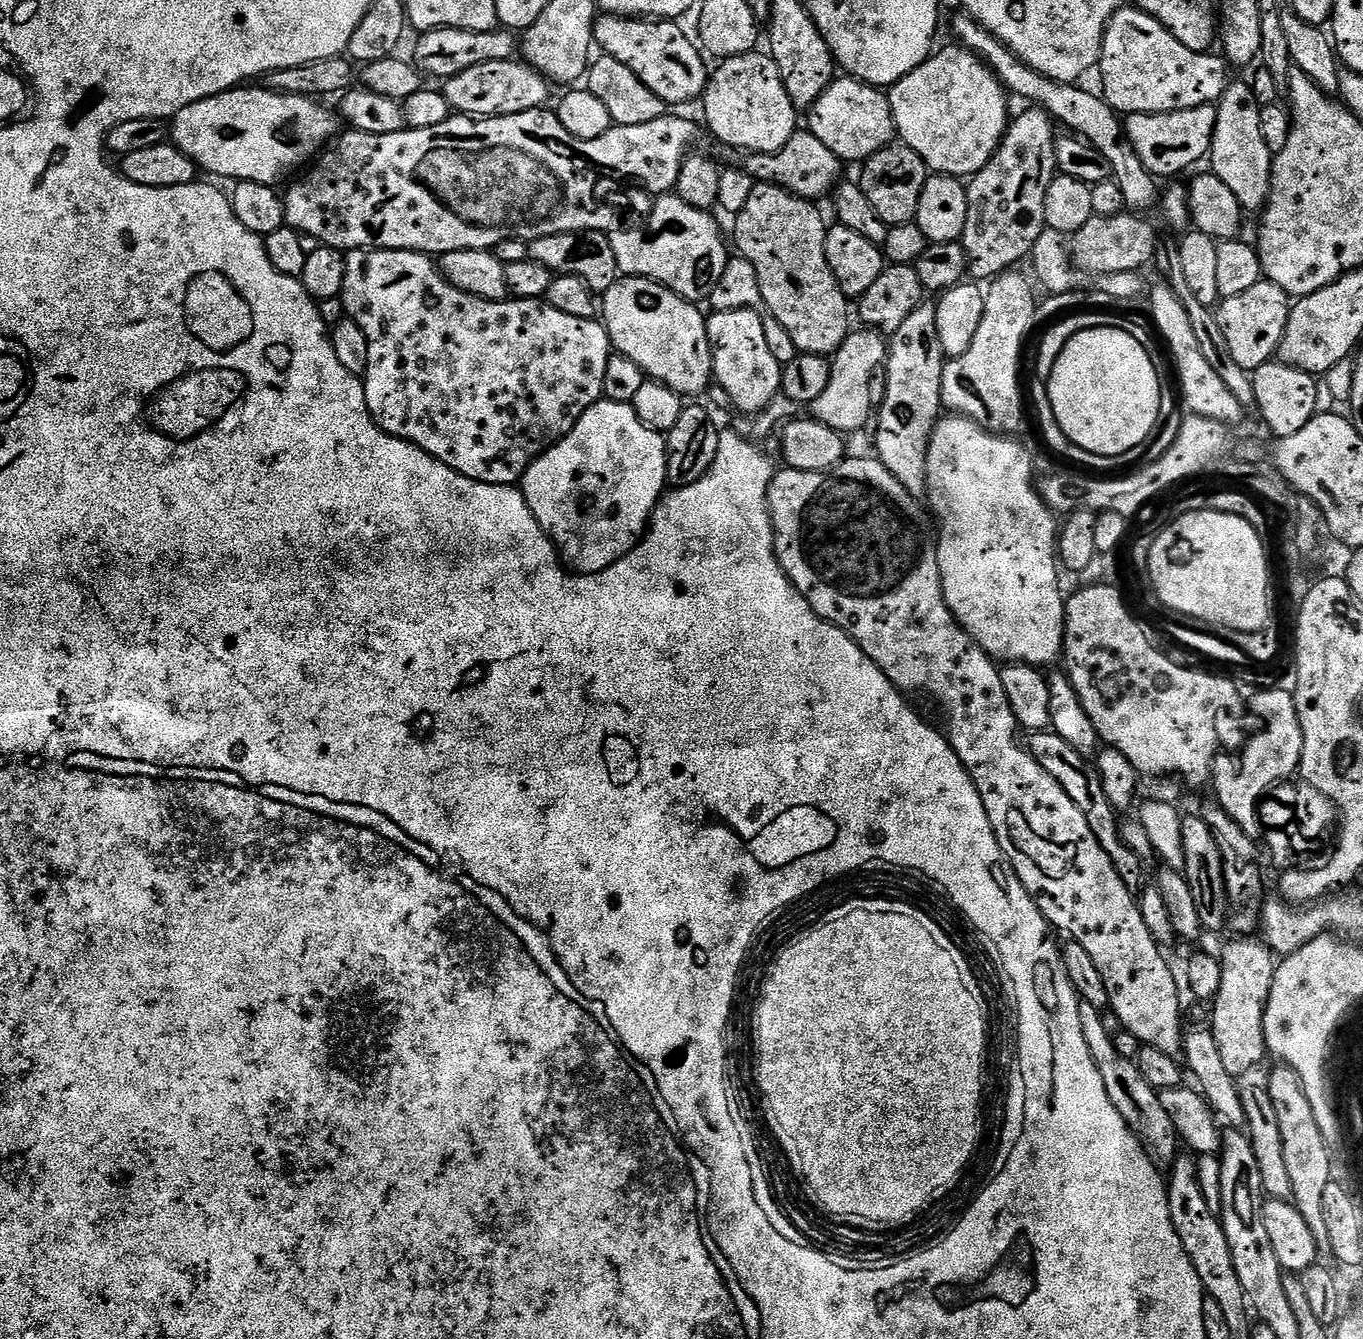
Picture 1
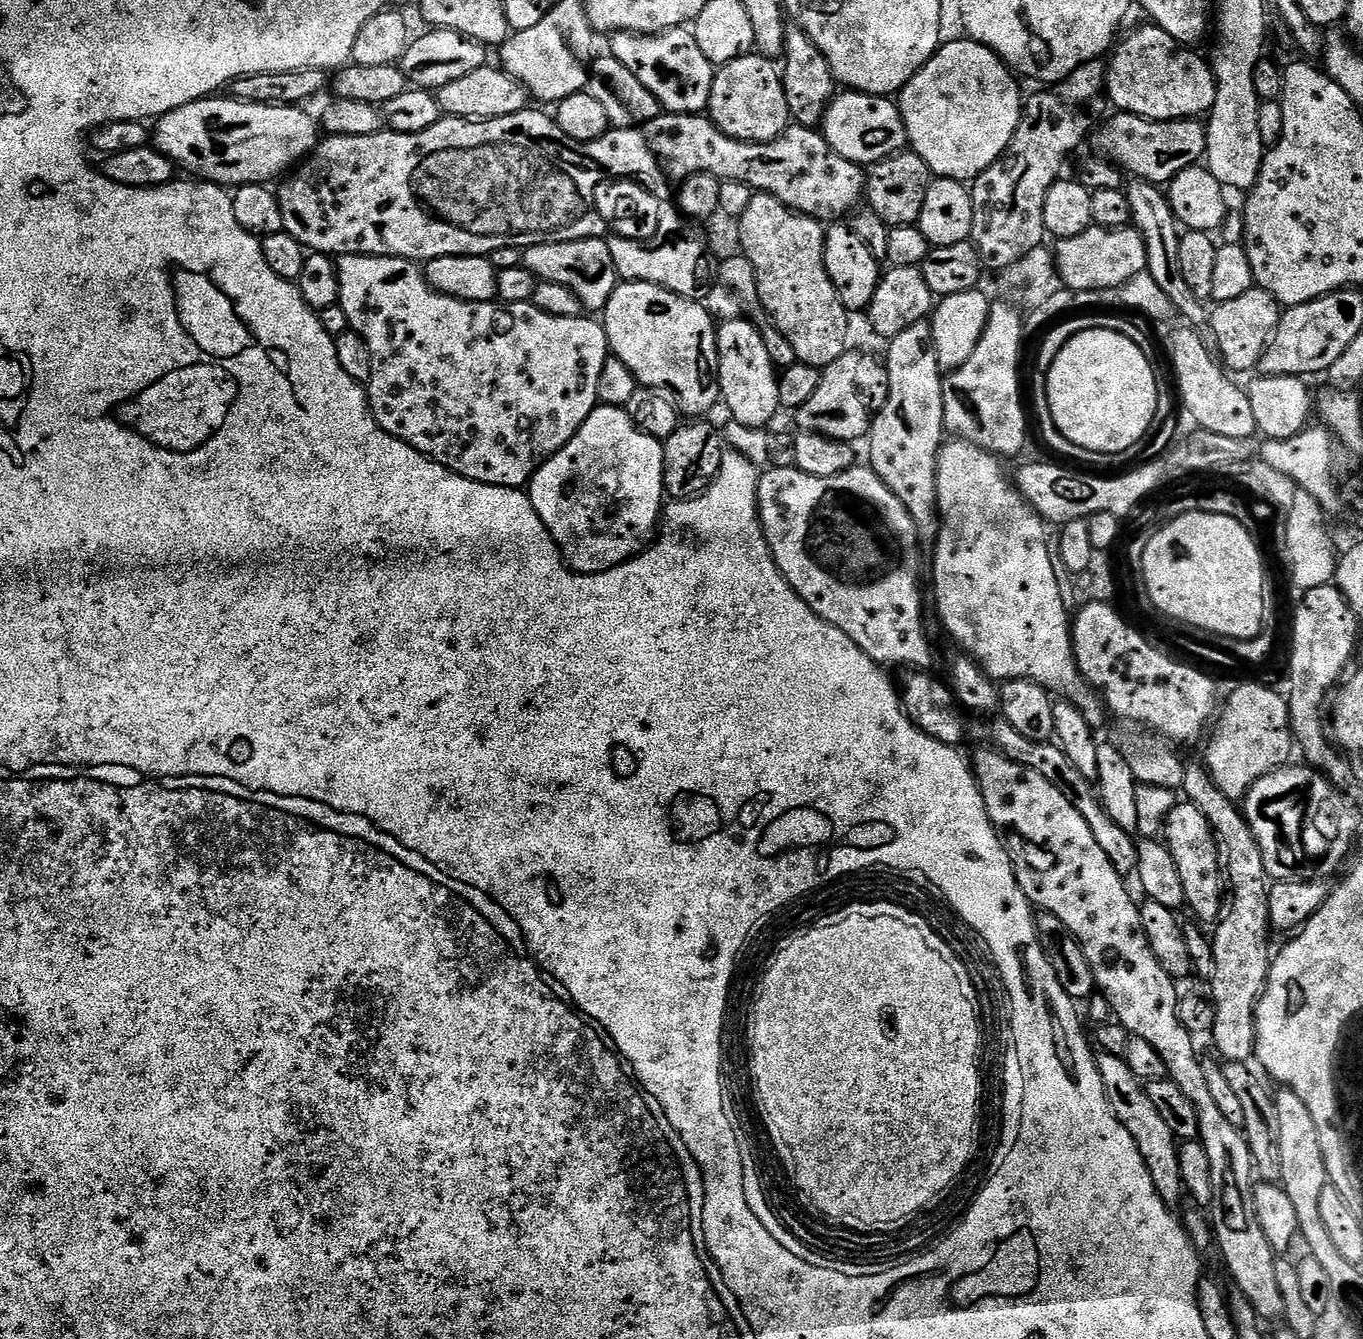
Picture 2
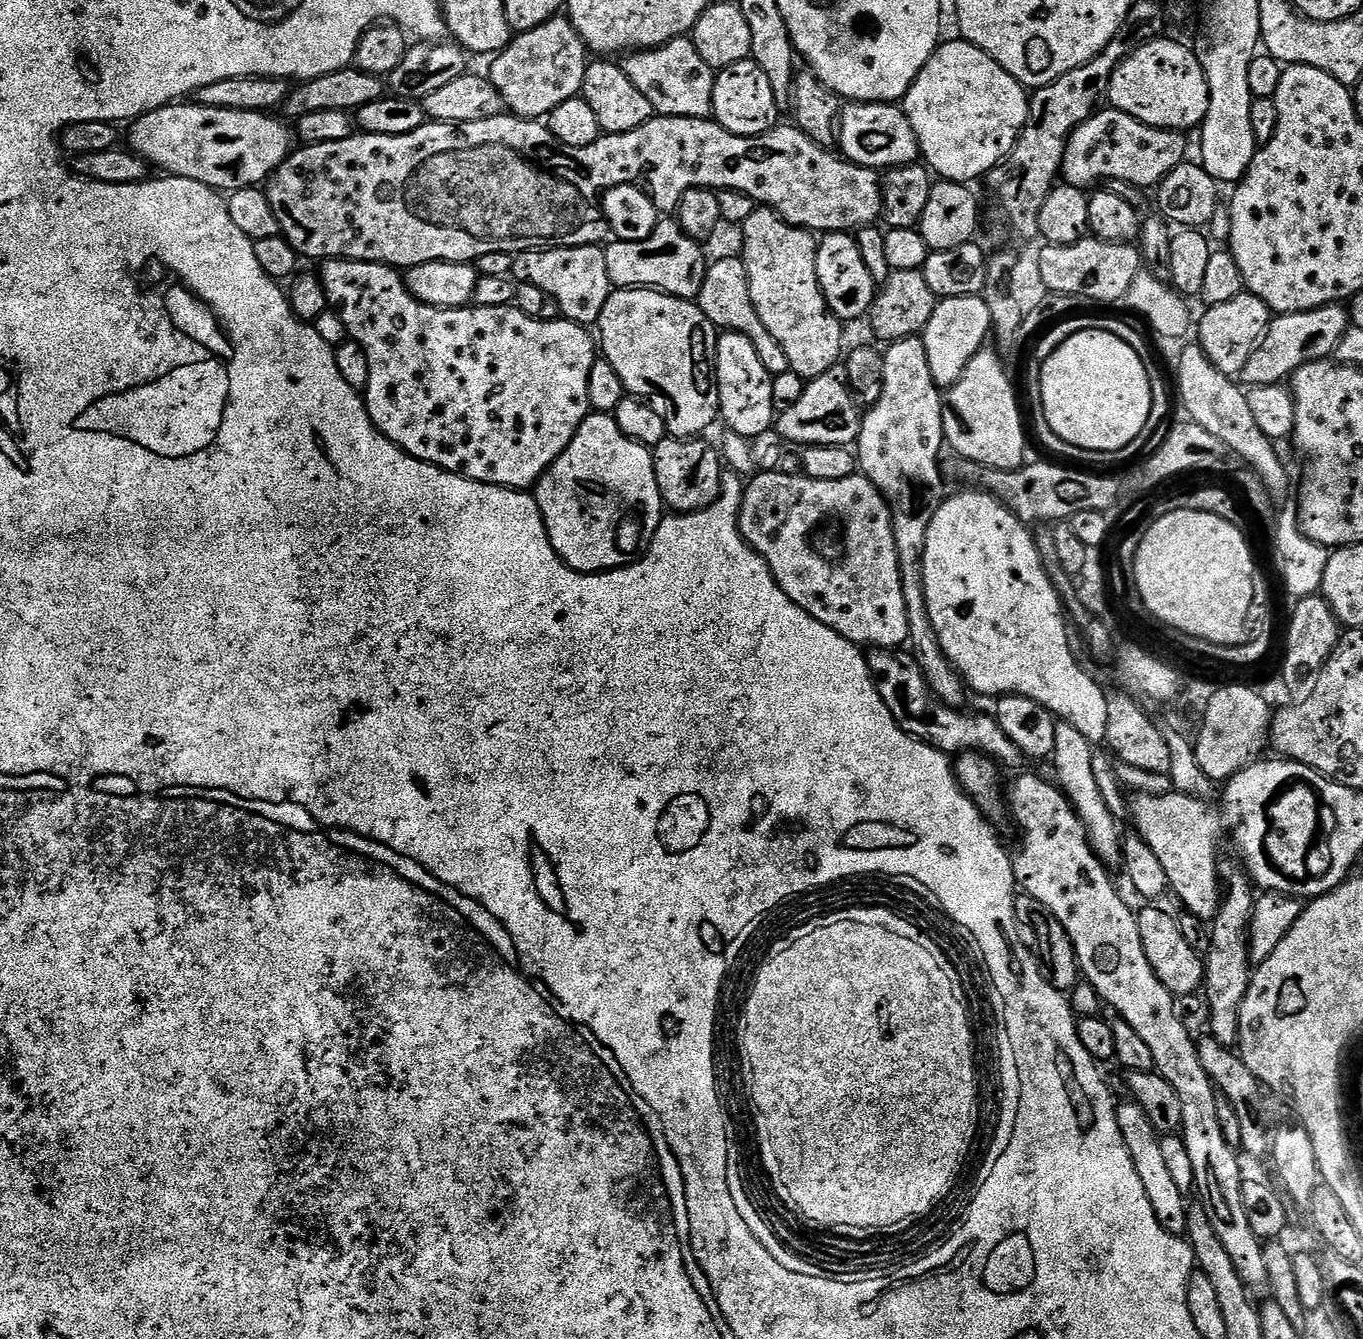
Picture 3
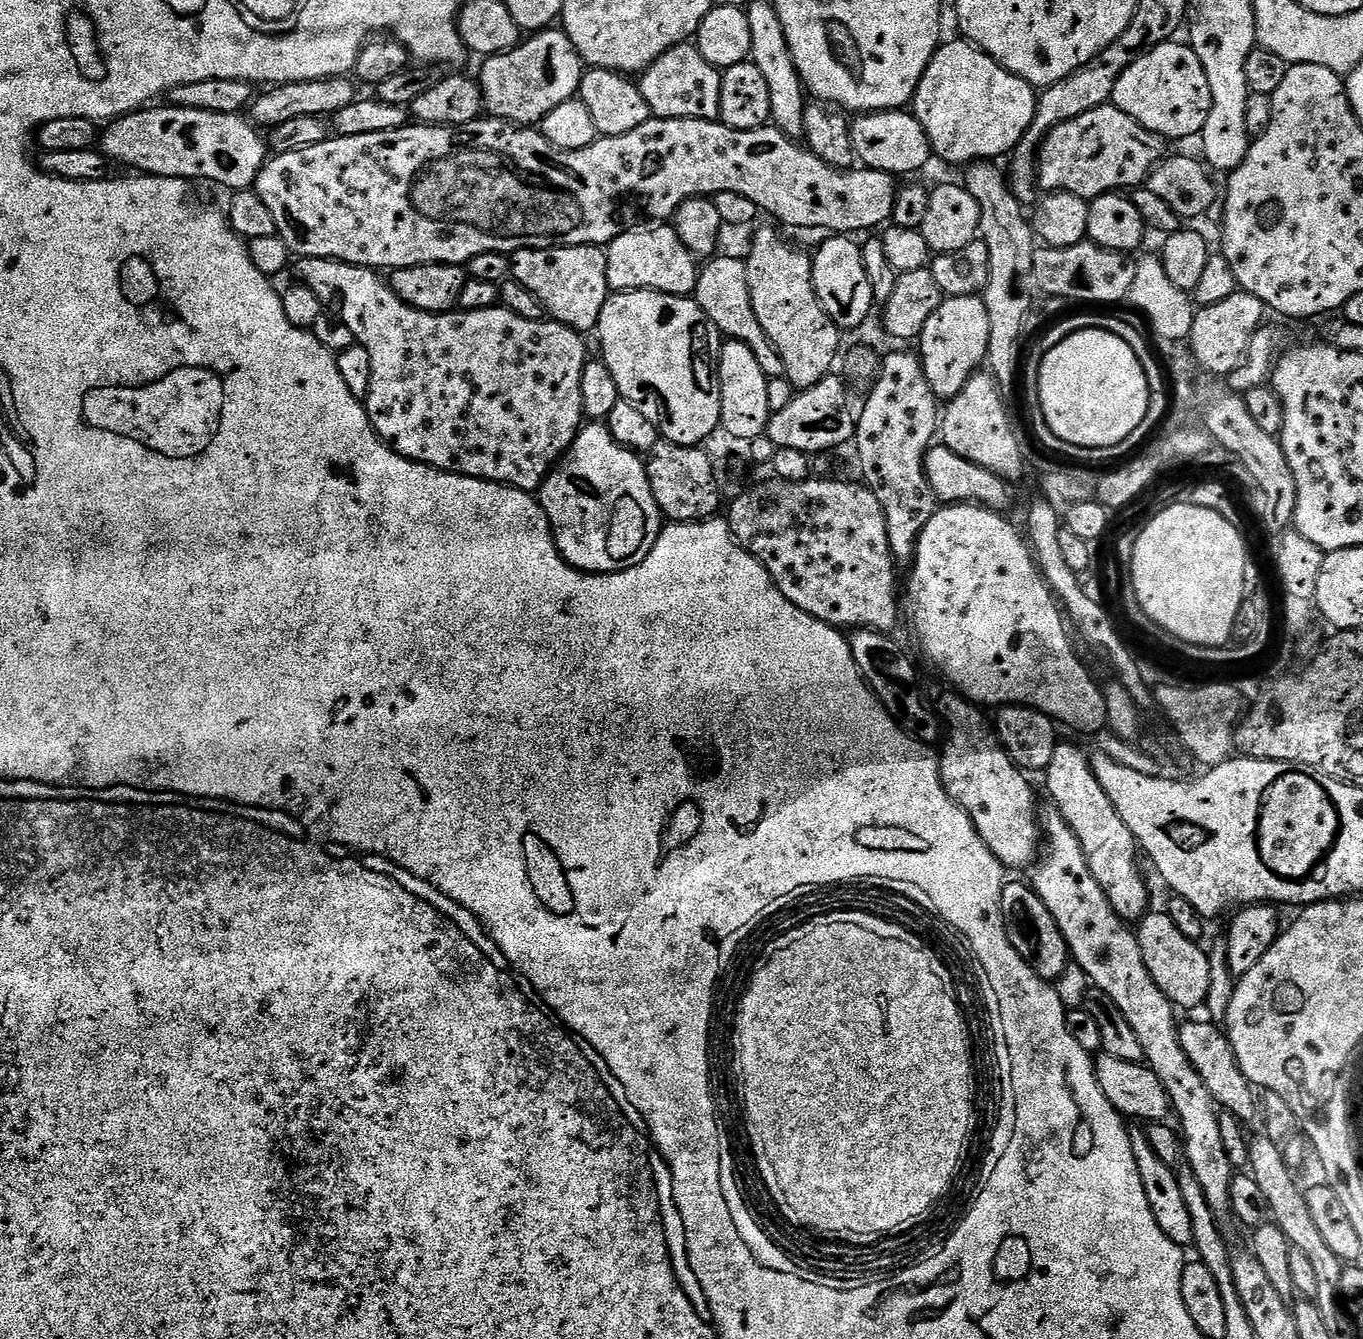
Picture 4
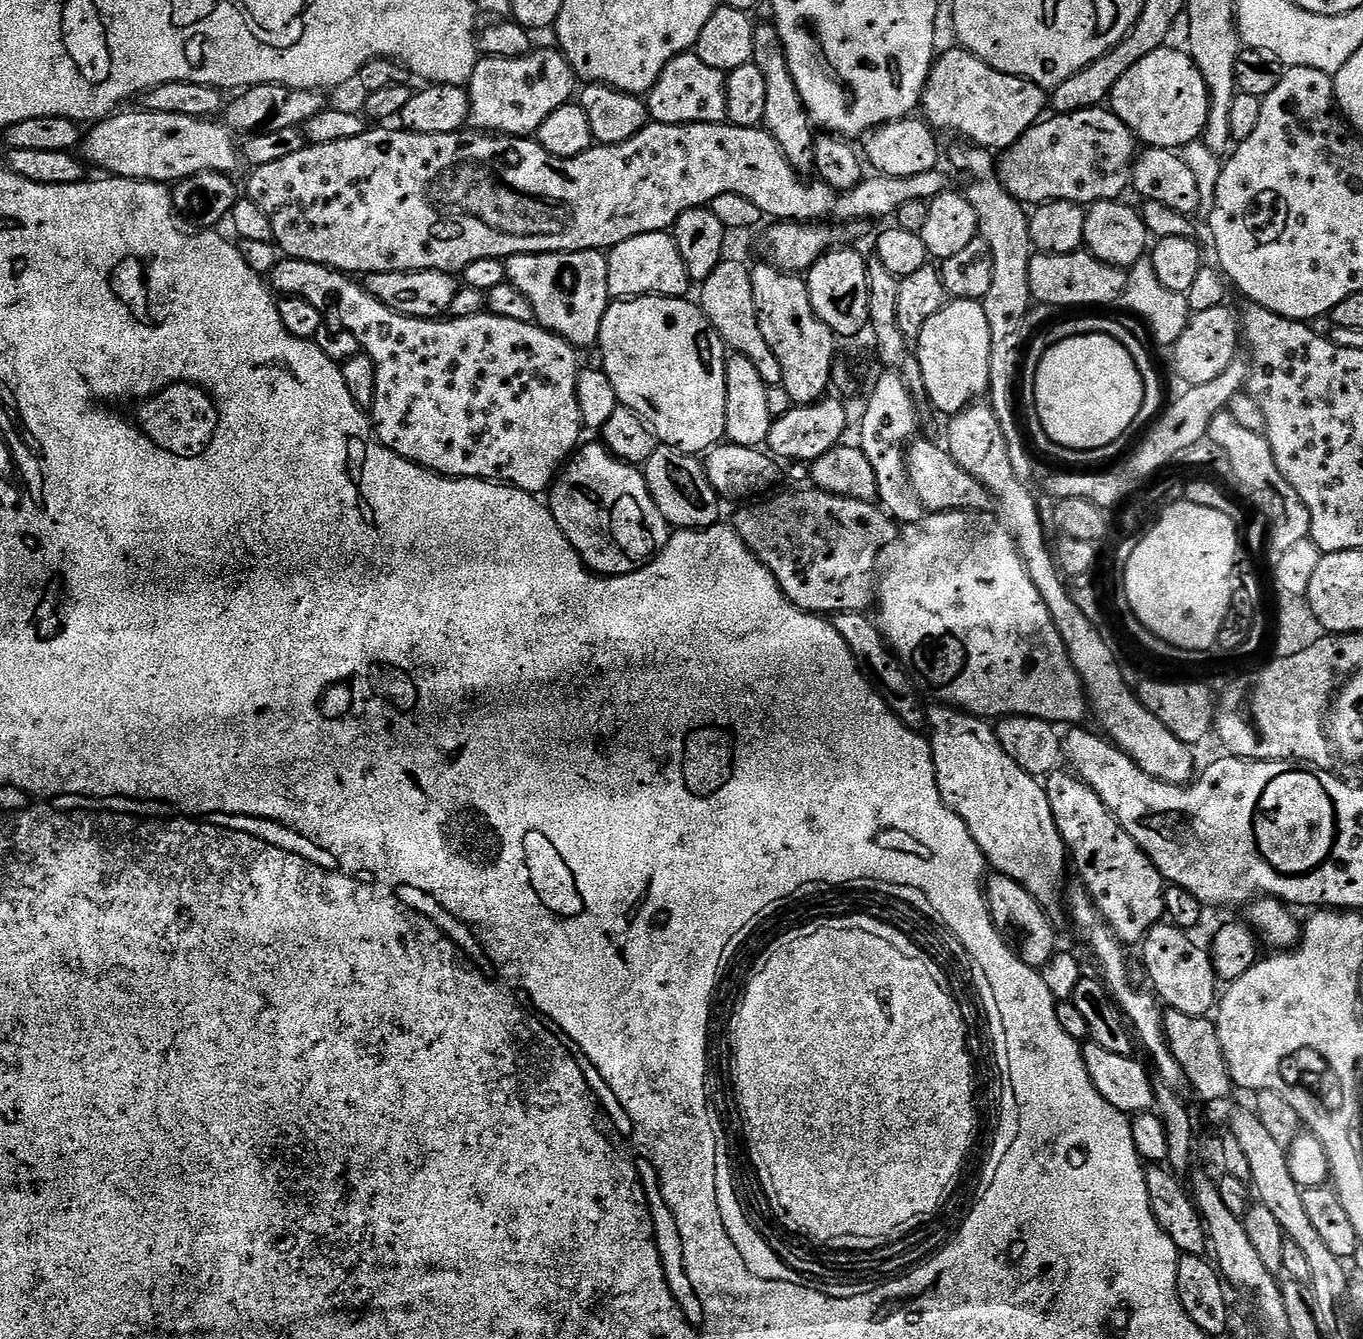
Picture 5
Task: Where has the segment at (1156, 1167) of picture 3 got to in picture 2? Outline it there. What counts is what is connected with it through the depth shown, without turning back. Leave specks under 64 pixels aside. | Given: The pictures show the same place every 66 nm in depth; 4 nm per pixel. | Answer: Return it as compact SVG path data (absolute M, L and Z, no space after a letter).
M1101 1051L1096 1056L1096 1065L1118 1122L1122 1122L1126 1130L1130 1130L1130 1138L1134 1138L1146 1162L1146 1170L1150 1170L1154 1190L1158 1190L1164 1204L1176 1206L1180 1199L1185 1199L1186 1193L1182 1182L1180 1149L1174 1130L1170 1130L1170 1125L1162 1118L1162 1114L1158 1114L1154 1102L1150 1102L1147 1087L1135 1076L1134 1070L1130 1068L1125 1057Z

